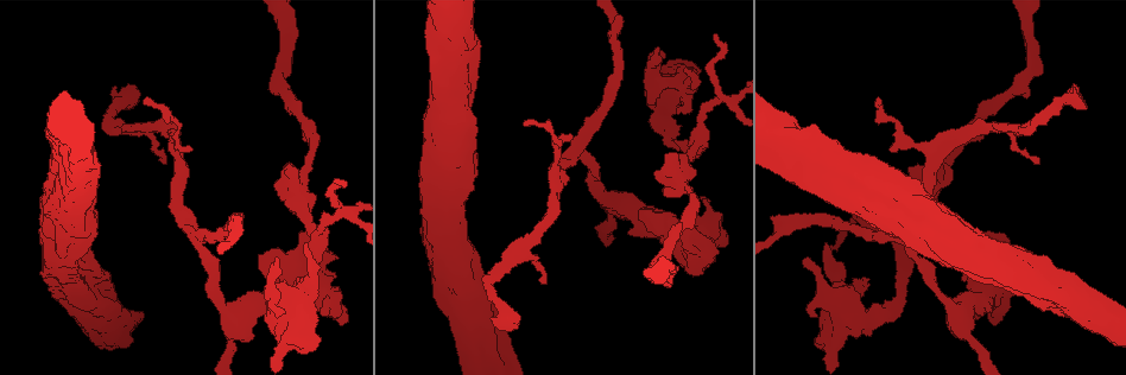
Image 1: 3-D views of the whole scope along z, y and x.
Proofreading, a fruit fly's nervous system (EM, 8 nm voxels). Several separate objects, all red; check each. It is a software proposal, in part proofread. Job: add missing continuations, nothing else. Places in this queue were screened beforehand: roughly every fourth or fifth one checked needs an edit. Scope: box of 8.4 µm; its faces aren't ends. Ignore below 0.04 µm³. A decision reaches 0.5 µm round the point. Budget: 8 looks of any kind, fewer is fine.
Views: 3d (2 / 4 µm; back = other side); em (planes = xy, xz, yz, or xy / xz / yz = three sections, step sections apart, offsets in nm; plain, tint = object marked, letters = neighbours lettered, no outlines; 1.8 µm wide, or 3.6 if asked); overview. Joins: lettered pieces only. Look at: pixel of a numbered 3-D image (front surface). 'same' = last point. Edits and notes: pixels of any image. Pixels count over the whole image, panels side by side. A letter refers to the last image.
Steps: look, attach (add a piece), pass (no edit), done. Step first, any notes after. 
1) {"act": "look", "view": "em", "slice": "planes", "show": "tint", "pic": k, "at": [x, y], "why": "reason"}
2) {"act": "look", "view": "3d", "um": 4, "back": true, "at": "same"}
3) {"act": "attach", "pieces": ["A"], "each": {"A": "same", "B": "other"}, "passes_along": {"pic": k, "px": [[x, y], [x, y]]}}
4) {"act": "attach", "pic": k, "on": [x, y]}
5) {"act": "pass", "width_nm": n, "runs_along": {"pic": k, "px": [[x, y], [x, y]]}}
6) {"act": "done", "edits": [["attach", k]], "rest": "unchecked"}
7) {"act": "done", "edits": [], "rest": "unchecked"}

{"act": "look", "view": "em", "slice": "planes", "show": "letters", "pic": 1, "at": [322, 310], "why": "an open end"}

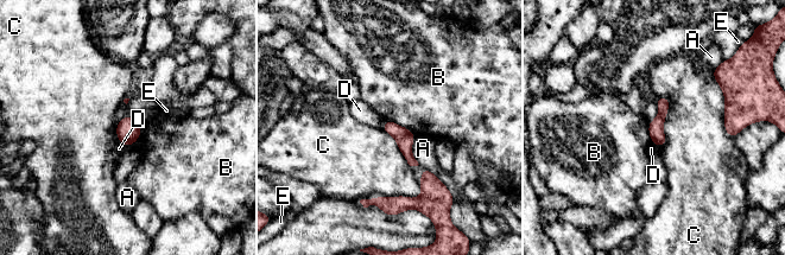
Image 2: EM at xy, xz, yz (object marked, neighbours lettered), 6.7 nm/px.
{"act": "pass", "each": {"A": "other", "B": "other", "C": "other", "D": "other", "E": "other"}, "border": {"pic": 2, "px": [[711, 71], [732, 138]]}, "found": "none of them fits"}

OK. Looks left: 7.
{"act": "look", "view": "em", "um": 3.6, "slice": "planes", "show": "letters", "pic": 1, "at": [489, 303], "why": "branch stops here"}

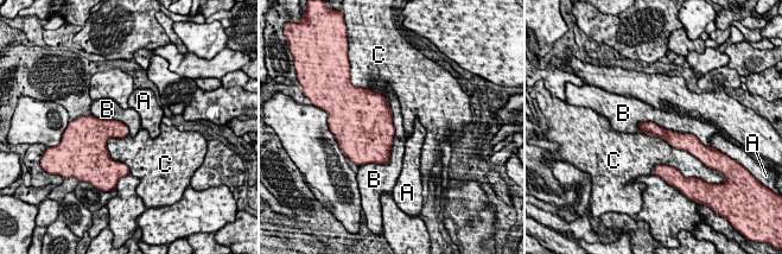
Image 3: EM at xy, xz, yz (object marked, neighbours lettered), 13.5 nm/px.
{"act": "pass", "each": {"A": "other", "B": "other", "C": "other"}, "found": "none of them fits"}

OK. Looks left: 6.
{"act": "look", "view": "em", "slice": "xz", "step": 8, "show": "tint", "pic": 1, "at": [1035, 120]}

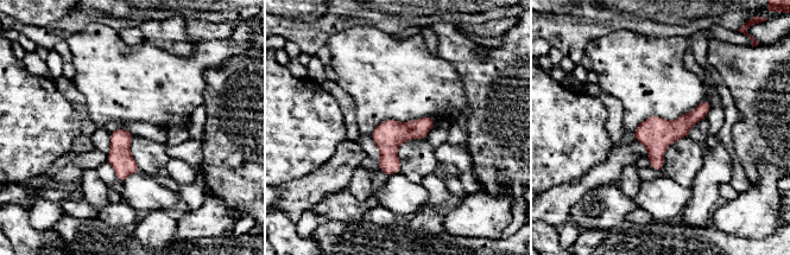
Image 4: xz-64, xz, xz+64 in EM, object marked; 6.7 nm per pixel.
{"act": "look", "view": "em", "slice": "xz", "step": 8, "show": "letters", "at": "same"}

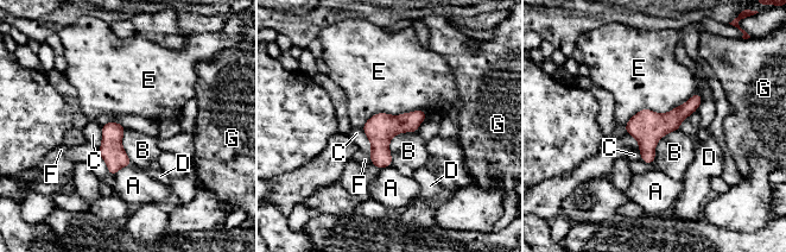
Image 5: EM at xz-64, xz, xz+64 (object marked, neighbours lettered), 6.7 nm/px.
{"act": "pass", "each": {"A": "other", "B": "other", "C": "other", "D": "other", "E": "other", "F": "other", "G": "other"}, "border": {"pic": 5, "px": [[698, 92], [623, 125]]}, "found": "none of them fits"}

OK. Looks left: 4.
{"act": "done", "edits": [], "rest": "unchecked"}

